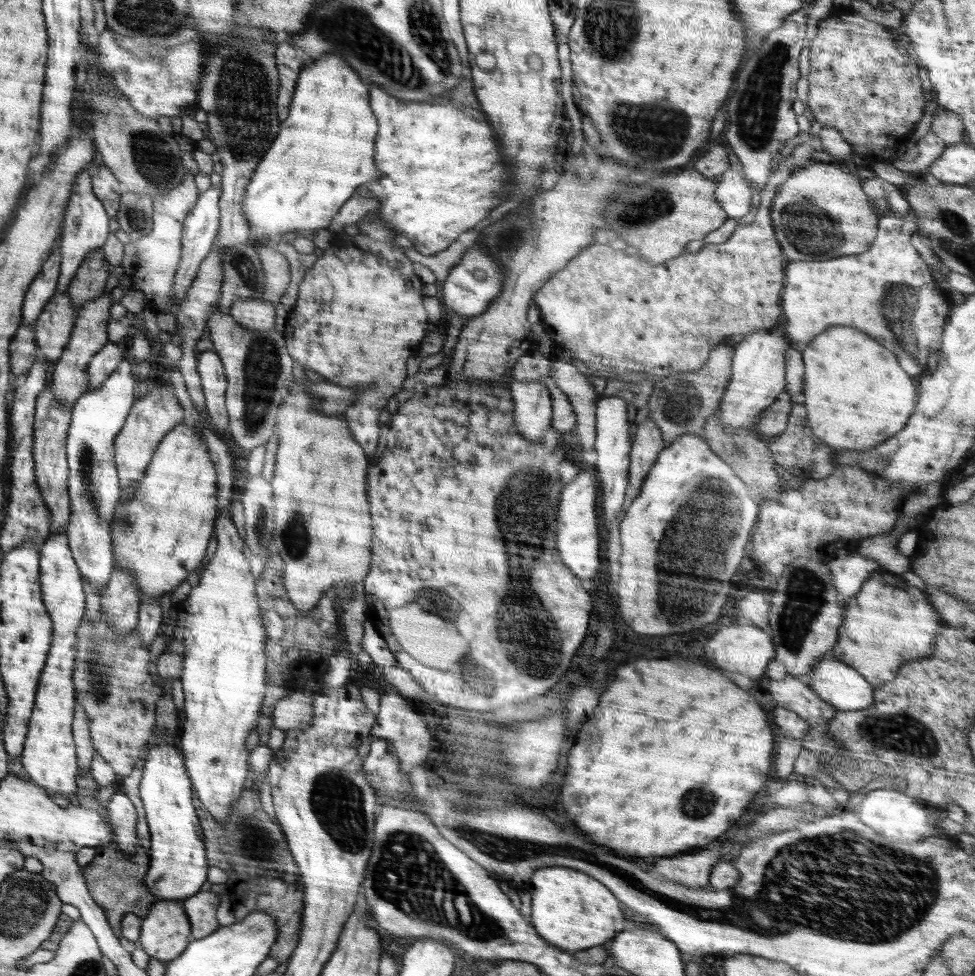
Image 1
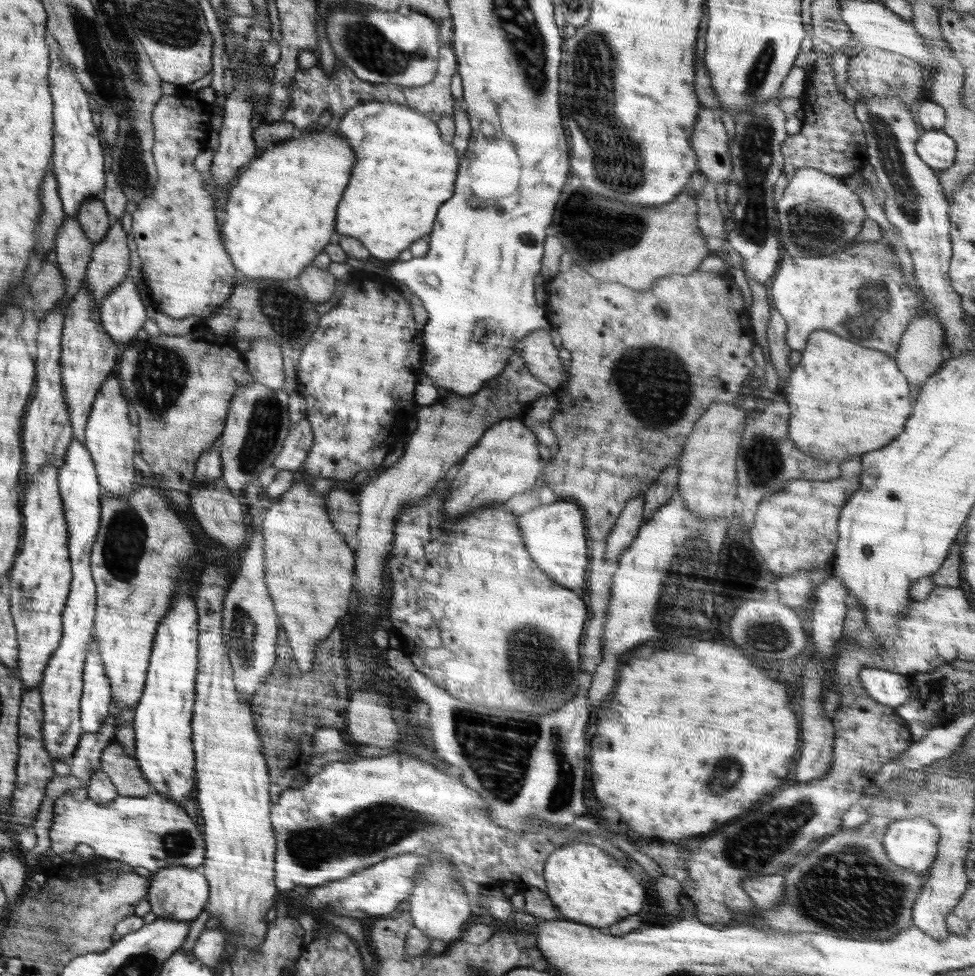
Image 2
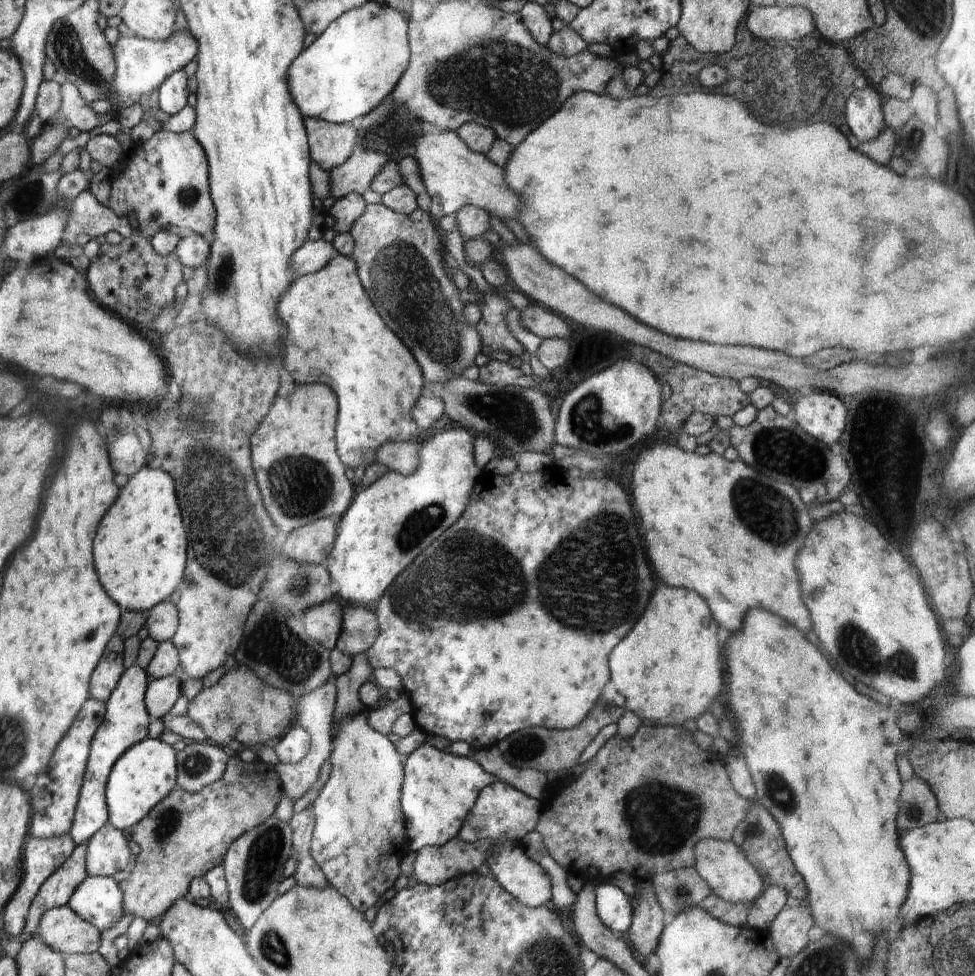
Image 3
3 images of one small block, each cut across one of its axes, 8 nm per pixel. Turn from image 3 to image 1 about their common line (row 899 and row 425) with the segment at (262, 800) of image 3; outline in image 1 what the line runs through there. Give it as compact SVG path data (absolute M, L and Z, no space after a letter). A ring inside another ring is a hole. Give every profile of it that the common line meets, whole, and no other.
M155 379L155 386L152 390L137 397L114 442L115 463L122 488L128 488L134 480L144 478L144 470L150 464L150 456L158 448L163 436L183 422L182 409L173 386L158 379Z

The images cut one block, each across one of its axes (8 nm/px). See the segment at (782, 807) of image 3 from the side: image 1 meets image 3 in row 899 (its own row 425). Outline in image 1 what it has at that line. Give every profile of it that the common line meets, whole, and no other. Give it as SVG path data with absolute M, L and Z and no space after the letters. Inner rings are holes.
M833 326L800 347L804 356L804 396L812 432L835 450L878 446L898 434L917 401L916 379L898 366L890 349L866 334Z

